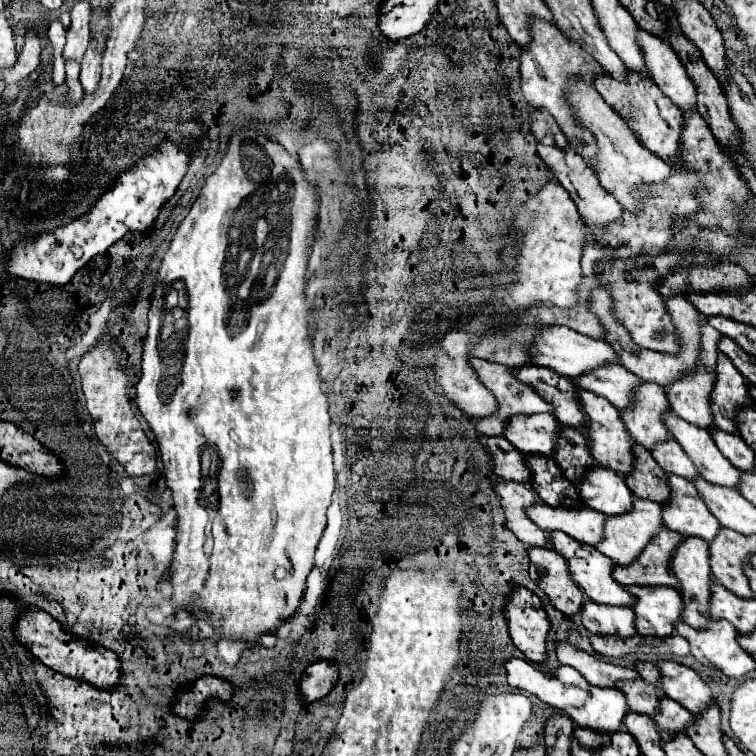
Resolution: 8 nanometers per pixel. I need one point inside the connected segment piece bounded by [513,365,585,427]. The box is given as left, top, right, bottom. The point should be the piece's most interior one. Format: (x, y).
(556, 389)

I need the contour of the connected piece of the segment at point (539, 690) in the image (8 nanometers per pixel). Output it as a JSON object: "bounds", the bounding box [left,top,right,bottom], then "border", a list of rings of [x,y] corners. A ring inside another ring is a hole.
{"bounds":[505,659,629,733],"border":[[[509,659],[505,663],[505,671],[507,671],[507,683],[511,687],[523,689],[535,695],[537,699],[541,699],[543,703],[557,707],[559,711],[569,715],[579,727],[587,727],[587,729],[595,729],[603,733],[615,733],[623,729],[621,719],[629,713],[629,707],[627,707],[623,693],[619,693],[617,689],[603,689],[603,687],[589,685],[583,675],[563,665],[553,673],[543,673],[535,669],[531,663],[527,663],[525,659]]]}

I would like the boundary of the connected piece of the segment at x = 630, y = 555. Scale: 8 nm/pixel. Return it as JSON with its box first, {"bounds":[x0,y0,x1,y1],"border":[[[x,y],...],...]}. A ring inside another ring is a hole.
{"bounds":[595,497,663,565],"border":[[[635,497],[635,509],[623,517],[607,517],[603,541],[595,545],[617,565],[633,563],[651,537],[663,527],[661,505]]]}

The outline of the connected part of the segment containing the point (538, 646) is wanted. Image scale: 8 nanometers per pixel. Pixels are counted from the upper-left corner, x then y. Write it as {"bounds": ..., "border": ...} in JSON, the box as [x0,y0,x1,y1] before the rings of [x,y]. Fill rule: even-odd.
{"bounds":[505,587,549,663],"border":[[[515,587],[505,601],[505,619],[509,623],[509,637],[513,645],[525,653],[533,663],[541,663],[545,653],[545,633],[549,631],[549,621],[541,609],[541,601],[535,593],[525,587]]]}

